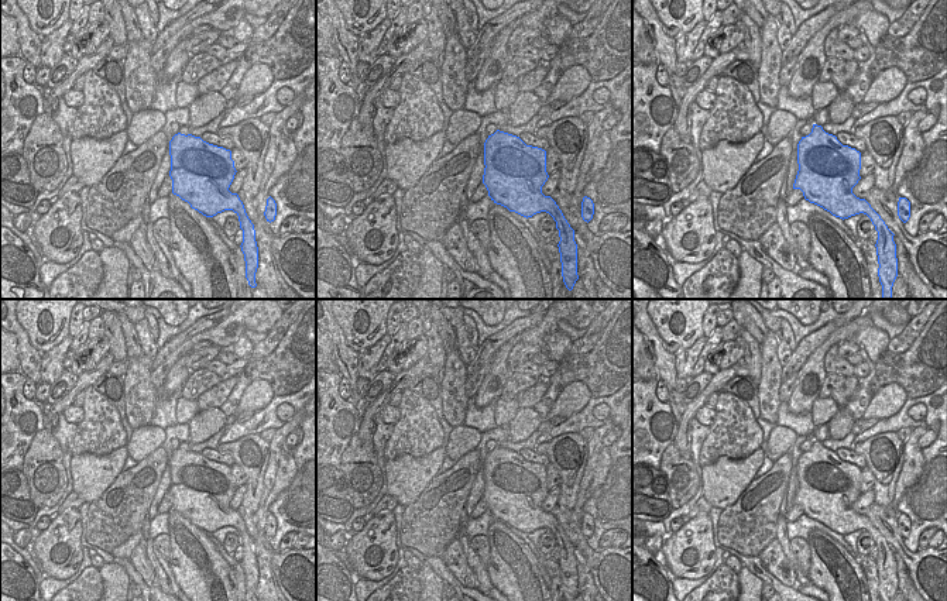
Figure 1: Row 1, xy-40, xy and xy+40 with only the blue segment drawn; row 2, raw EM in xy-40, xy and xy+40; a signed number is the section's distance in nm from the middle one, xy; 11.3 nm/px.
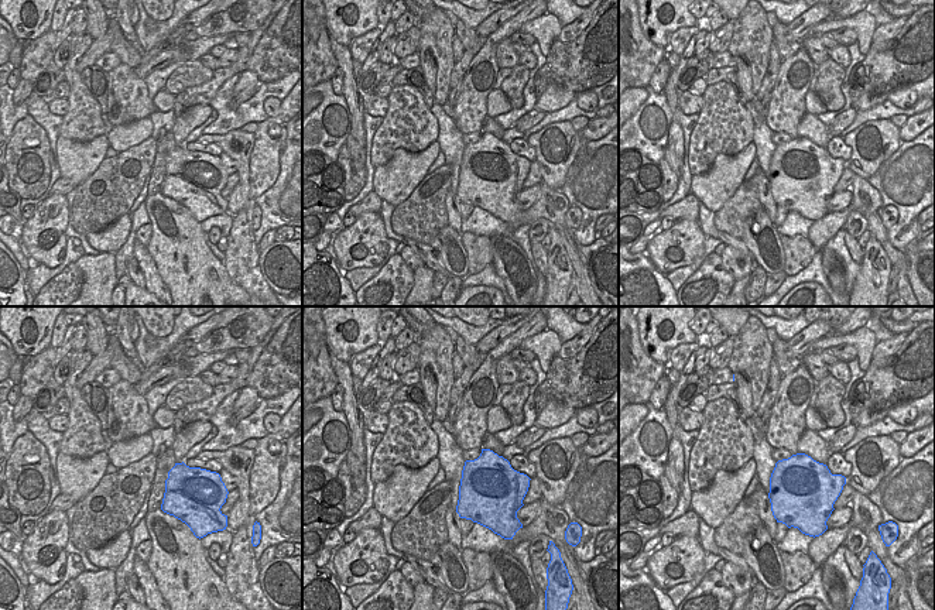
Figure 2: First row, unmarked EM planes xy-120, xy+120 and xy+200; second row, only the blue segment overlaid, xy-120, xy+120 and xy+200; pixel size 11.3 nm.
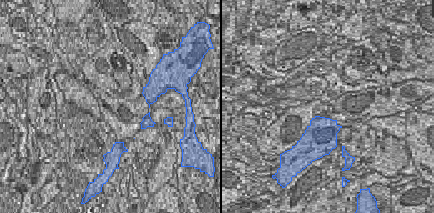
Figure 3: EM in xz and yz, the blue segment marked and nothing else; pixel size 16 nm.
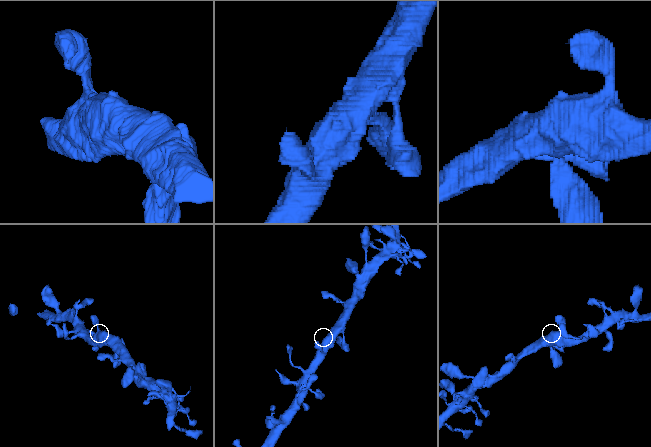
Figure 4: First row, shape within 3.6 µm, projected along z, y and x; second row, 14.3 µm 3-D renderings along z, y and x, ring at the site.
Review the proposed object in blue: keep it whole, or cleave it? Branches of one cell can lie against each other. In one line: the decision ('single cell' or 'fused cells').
single cell

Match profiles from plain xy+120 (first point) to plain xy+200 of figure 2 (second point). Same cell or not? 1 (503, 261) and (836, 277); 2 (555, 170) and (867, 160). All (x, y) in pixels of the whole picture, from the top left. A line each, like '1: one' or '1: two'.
1: one
2: one

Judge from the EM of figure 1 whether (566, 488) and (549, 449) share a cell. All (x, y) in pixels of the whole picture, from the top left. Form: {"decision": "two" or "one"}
{"decision": "one"}

